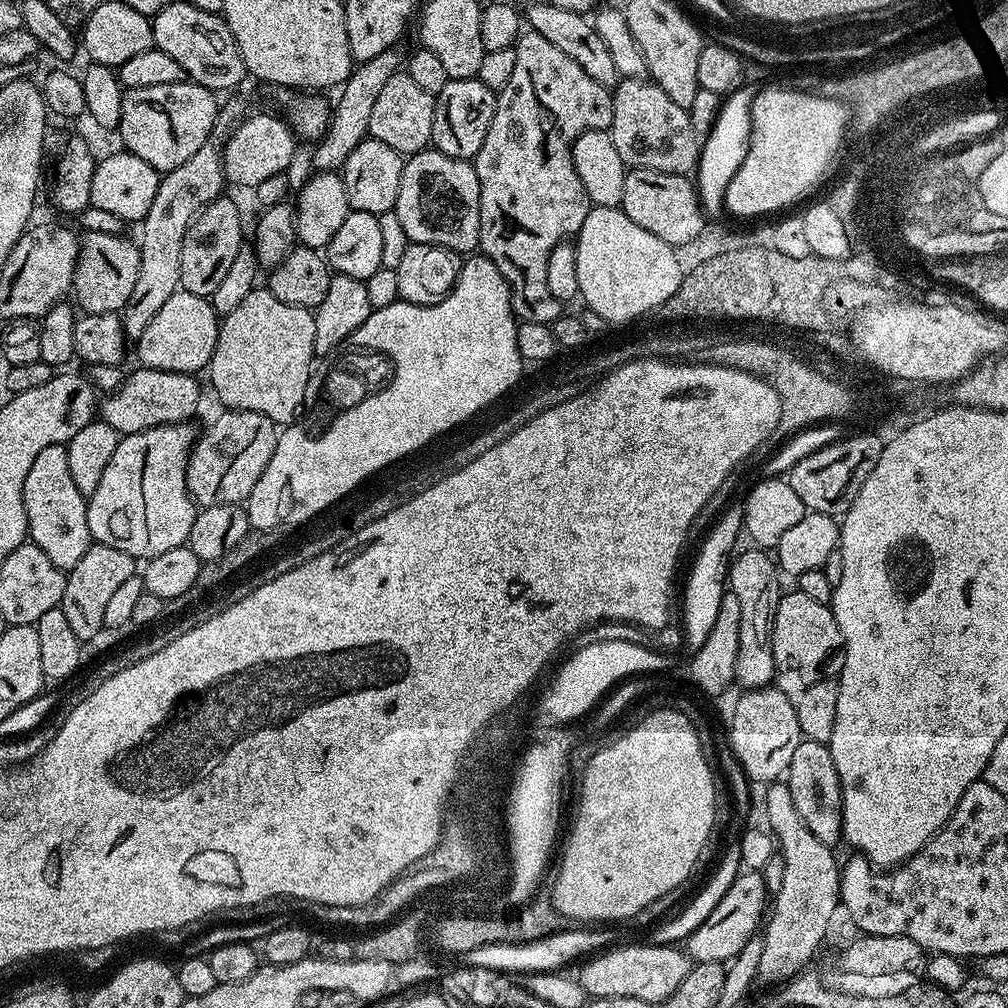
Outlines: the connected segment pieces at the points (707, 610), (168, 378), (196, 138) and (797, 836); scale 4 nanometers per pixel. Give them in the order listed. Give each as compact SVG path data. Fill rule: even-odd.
M736 502L728 504L715 523L707 529L704 537L708 537L701 542L700 549L696 552L696 561L693 562L692 569L688 572L688 581L684 584L683 643L689 649L700 648L702 642L710 638L710 629L718 619L718 606L722 606L722 598L726 591L728 565L737 547L736 535L741 535L743 523L743 507Z
M137 367L137 372L129 371L125 375L124 383L119 388L113 388L99 401L98 416L105 420L114 430L125 436L157 428L160 424L182 424L193 419L196 407L200 404L200 384L195 375L186 372L167 372L157 368Z
M185 78L170 86L138 86L127 89L122 98L122 118L118 135L127 151L142 162L150 162L163 174L182 166L191 156L198 154L210 138L216 125L217 93Z
M773 782L767 785L765 792L768 792L764 796L764 812L768 815L769 824L767 827L778 845L778 853L785 865L783 867L782 886L774 893L774 899L770 904L770 915L762 928L764 945L762 946L759 975L763 978L765 976L768 980L783 982L792 979L793 976L805 971L811 965L808 963L815 958L820 943L828 936L828 927L832 924L832 915L835 914L836 908L838 912L841 907L841 865L838 860L836 864L836 856L832 853L833 849L818 838L814 838L814 834L810 834L810 826L806 826L806 822L802 822L802 814L798 814L798 809L794 806L794 798L790 796L787 783Z

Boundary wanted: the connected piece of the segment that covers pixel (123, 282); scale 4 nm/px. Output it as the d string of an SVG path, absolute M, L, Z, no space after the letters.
M85 231L83 235L79 237L80 257L72 279L75 303L78 308L80 303L79 311L84 314L119 313L126 306L130 293L134 291L134 281L138 279L139 247L114 232Z

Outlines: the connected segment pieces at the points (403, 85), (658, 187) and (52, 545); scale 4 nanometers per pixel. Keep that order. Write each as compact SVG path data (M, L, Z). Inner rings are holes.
M398 71L387 79L386 86L379 91L378 98L371 107L367 135L378 142L386 142L390 150L399 152L405 158L415 152L425 151L432 144L435 105L435 99L414 83L414 78L410 78L408 71Z
M628 168L622 182L620 208L628 215L630 222L638 222L642 230L650 230L650 234L673 246L698 238L706 227L706 215L697 195L697 185L688 176Z
M65 445L46 446L46 450L34 458L30 474L26 474L24 505L31 543L36 544L38 550L42 550L42 554L46 554L46 558L50 558L50 562L54 562L54 566L64 573L78 566L93 538L88 525L88 502L78 486L74 486L74 478L70 478Z

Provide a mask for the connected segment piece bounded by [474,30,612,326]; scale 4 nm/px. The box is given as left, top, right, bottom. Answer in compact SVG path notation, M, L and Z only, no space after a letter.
M531 30L520 33L519 40L514 45L516 57L514 58L514 74L510 74L510 82L499 89L496 98L496 109L494 118L490 122L490 130L486 130L486 142L482 142L482 150L474 157L478 182L480 183L480 243L479 251L498 266L502 278L506 278L508 288L512 292L512 310L516 313L517 321L520 322L542 322L551 326L555 320L562 315L561 301L556 300L550 294L550 282L546 282L546 266L550 262L550 254L554 246L565 243L569 238L575 237L579 232L582 222L586 222L586 214L593 208L592 199L586 194L586 186L582 186L582 178L578 178L578 170L574 170L572 161L572 144L584 132L603 132L612 126L612 92L603 88L574 58L562 54L558 46L550 46L550 41L542 38L542 34Z

